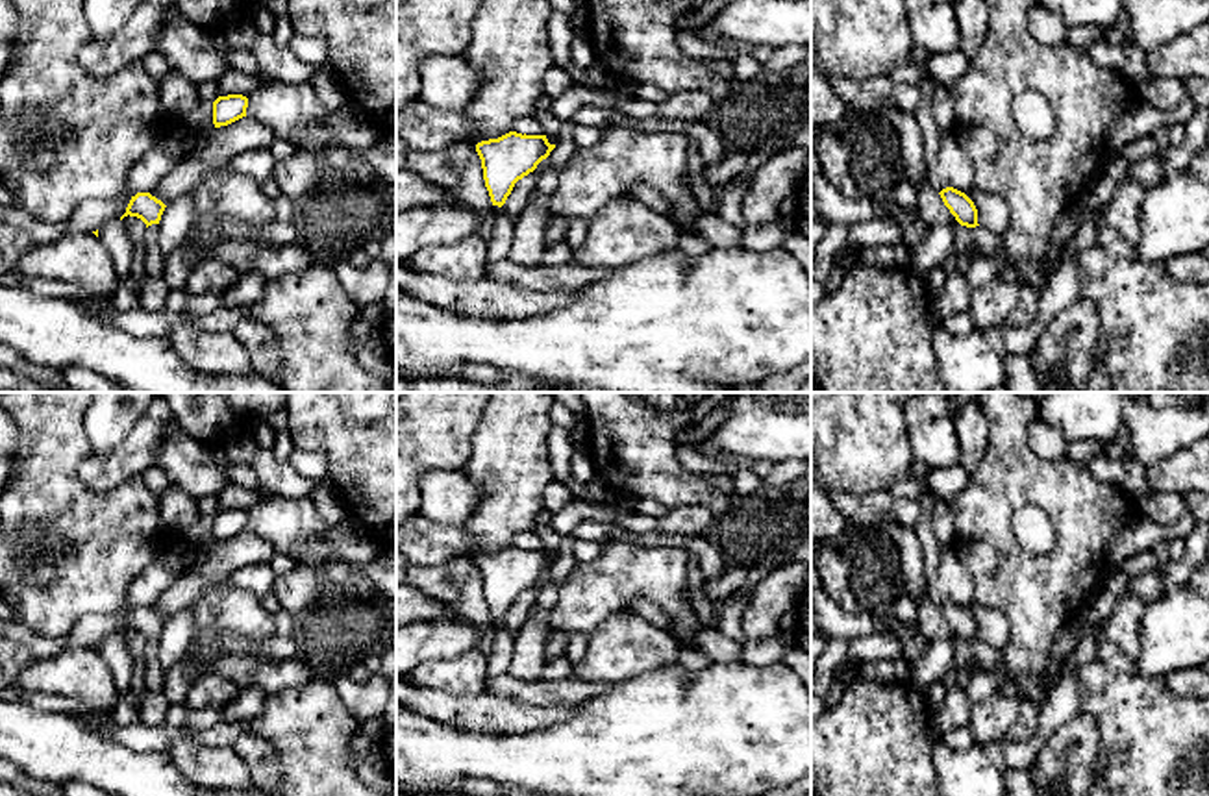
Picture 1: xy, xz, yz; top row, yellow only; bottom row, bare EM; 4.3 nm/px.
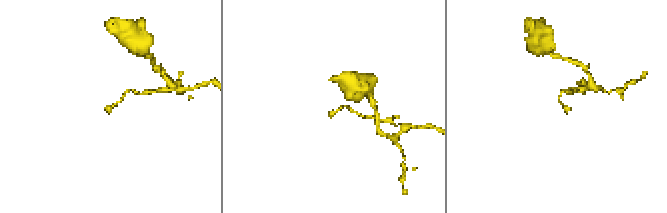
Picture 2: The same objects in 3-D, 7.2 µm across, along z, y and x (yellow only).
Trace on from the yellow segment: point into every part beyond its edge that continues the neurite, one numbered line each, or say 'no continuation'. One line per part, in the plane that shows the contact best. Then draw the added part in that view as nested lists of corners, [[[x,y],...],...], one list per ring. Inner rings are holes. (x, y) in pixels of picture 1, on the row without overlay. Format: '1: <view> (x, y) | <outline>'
no continuation

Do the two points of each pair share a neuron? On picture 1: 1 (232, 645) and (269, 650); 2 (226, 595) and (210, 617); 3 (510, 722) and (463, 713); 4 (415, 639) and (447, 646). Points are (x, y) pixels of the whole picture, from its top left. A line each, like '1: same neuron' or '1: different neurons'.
1: same neuron
2: same neuron
3: same neuron
4: same neuron

